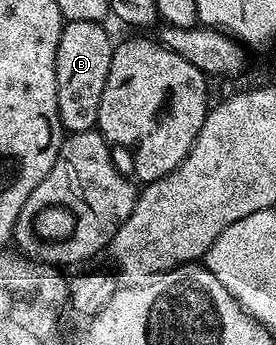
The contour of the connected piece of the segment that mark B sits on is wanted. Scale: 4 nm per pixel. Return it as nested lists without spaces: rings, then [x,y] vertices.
[[[70,20],[58,38],[56,89],[58,114],[65,133],[91,132],[97,127],[98,106],[102,102],[102,90],[106,90],[114,47],[114,40],[108,37],[104,26],[98,20]]]

